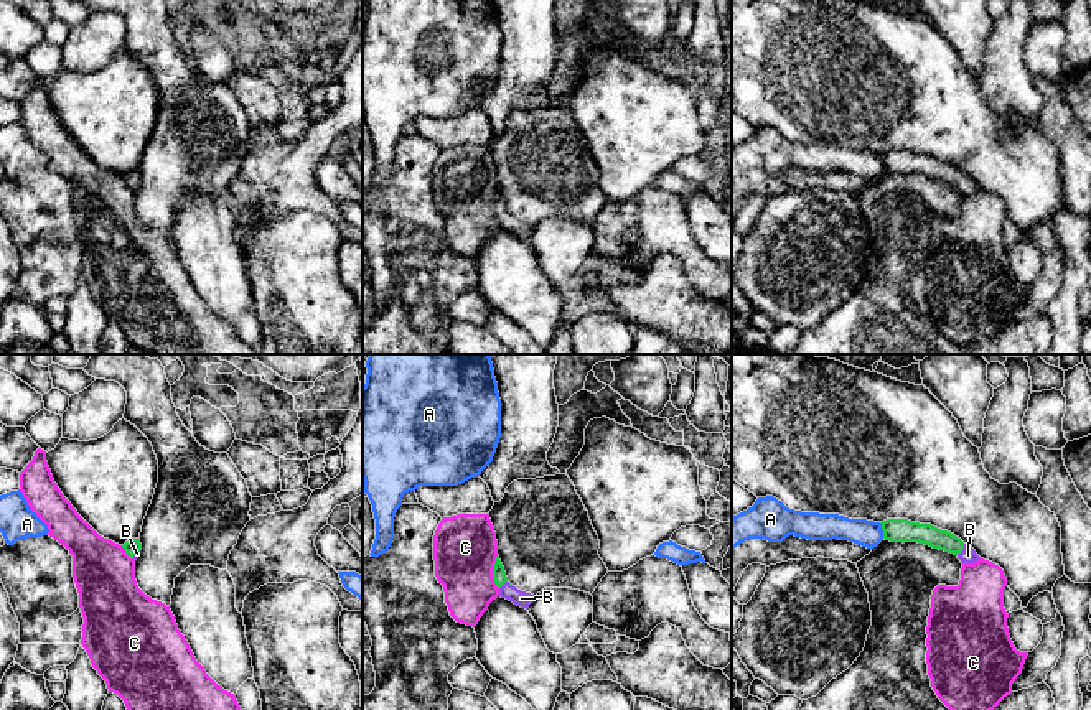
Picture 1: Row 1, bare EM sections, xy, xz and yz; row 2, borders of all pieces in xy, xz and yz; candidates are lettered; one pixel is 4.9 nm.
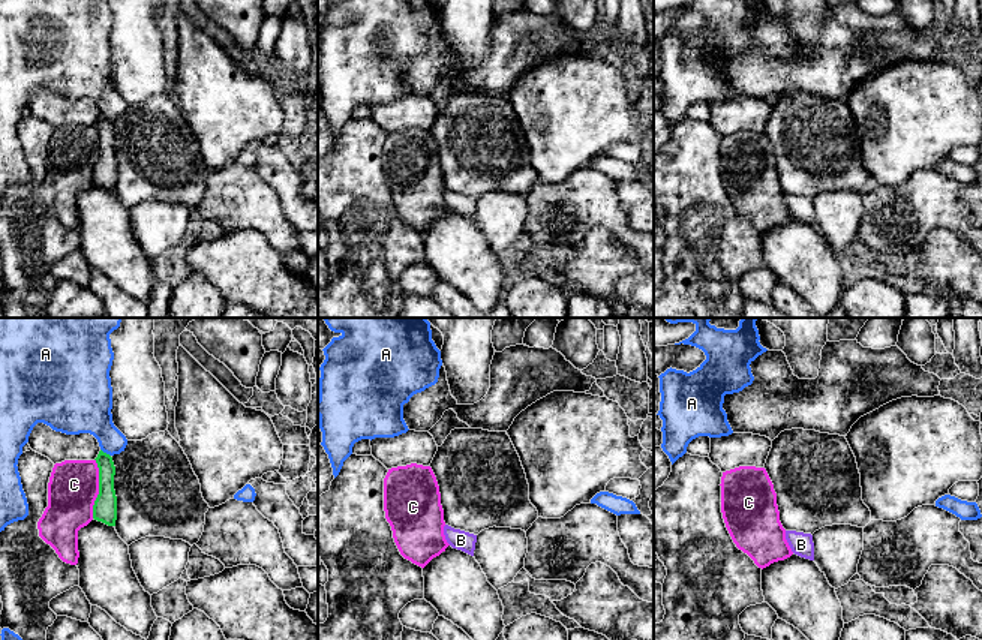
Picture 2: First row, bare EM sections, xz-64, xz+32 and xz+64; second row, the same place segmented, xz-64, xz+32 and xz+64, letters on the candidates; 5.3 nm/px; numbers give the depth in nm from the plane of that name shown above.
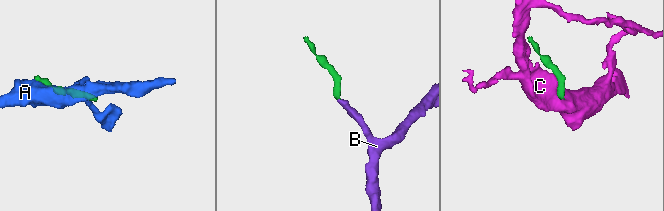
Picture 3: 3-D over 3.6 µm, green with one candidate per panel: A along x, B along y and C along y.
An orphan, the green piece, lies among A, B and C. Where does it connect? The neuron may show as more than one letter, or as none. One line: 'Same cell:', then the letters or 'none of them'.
Same cell: B

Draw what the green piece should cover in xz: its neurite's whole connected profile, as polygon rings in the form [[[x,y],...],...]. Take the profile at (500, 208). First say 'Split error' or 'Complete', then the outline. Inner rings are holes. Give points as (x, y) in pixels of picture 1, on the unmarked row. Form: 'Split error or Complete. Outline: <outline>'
Split error. Outline: [[[499,186],[496,188],[496,194],[493,199],[493,209],[494,209],[496,217],[499,219],[501,229],[509,231],[521,239],[526,239],[526,241],[529,239],[529,236],[534,231],[534,226],[521,222],[508,213],[508,208],[506,208],[503,194],[499,191]]]

